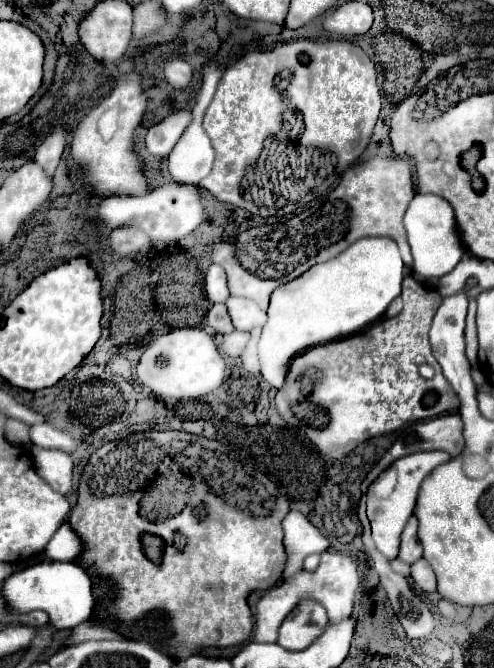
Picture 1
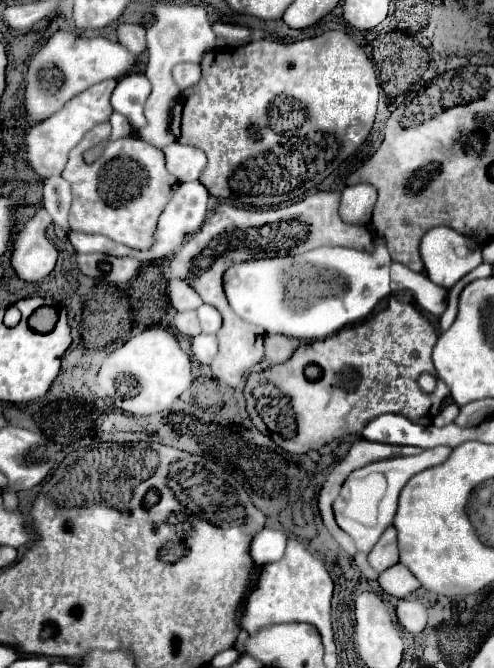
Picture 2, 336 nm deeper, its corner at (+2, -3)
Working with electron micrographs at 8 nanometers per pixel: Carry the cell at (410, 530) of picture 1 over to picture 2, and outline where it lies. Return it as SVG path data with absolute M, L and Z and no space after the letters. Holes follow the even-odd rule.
M390 526L380 540L374 544L372 552L368 554L368 564L376 570L382 572L398 562L398 542L396 542L396 530Z

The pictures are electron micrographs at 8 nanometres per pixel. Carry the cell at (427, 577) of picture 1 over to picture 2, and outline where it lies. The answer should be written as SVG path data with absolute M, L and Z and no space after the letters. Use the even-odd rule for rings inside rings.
M394 564L388 570L380 572L378 584L386 594L390 594L394 598L406 598L410 592L420 588L420 582L402 564Z

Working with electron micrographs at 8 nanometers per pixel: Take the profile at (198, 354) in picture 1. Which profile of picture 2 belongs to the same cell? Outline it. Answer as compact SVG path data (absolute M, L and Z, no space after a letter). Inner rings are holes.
M152 326L144 332L132 336L122 348L114 350L100 366L96 382L114 400L116 408L132 416L148 416L164 412L172 406L178 396L190 388L192 360L180 348L172 332Z

